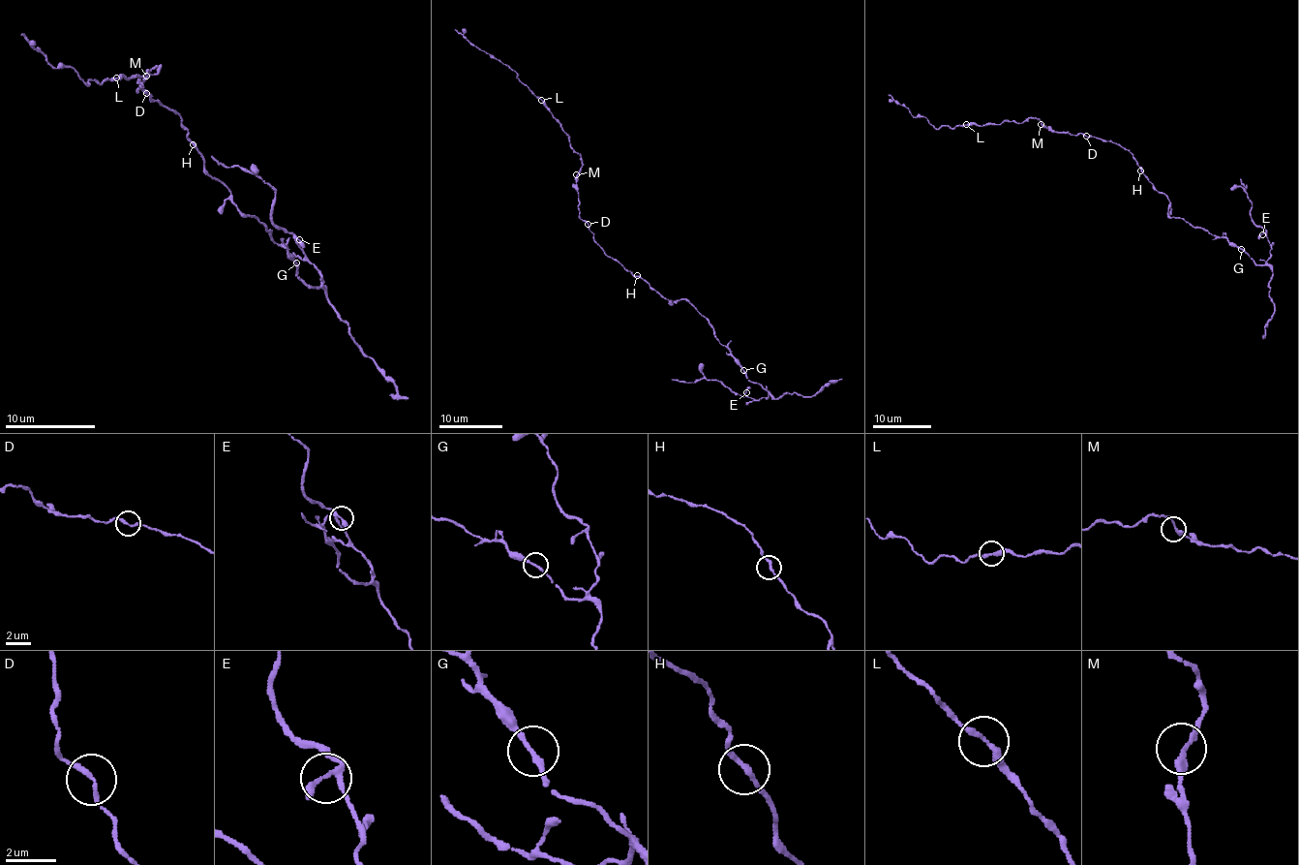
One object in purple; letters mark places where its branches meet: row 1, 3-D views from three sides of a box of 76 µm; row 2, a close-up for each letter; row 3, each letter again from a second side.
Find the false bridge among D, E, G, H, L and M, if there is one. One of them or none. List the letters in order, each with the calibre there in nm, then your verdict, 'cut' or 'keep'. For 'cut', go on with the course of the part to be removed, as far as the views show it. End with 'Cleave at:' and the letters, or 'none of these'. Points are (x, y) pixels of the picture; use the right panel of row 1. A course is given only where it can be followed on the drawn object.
D: calibre 200 nm; keep
E: calibre 260 nm; keep
G: calibre 200 nm; keep
H: calibre 190 nm; keep
L: calibre 260 nm; keep
M: calibre 240 nm; keep
Cleave at: none of these

